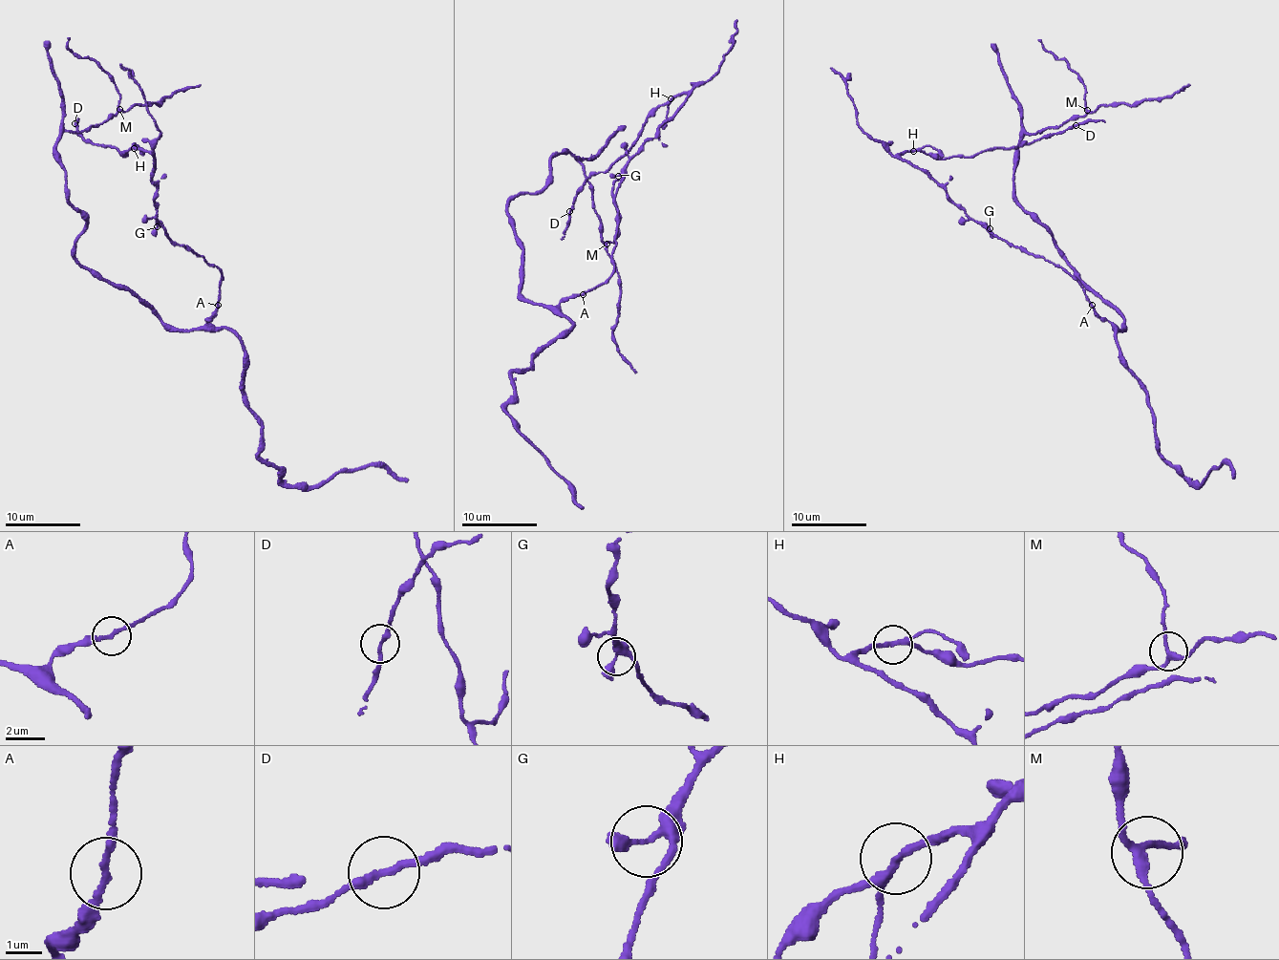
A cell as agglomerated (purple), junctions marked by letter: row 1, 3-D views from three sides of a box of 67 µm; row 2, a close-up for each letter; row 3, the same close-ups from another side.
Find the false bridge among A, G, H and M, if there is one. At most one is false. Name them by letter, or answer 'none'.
none

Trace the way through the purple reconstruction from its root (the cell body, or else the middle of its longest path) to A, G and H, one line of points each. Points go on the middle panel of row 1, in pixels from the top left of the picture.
A: (543, 306), (556, 306), (570, 296), (583, 294)
G: (543, 306), (556, 306), (594, 288), (613, 272), (617, 216), (614, 195), (624, 178), (618, 176)
H: (543, 306), (594, 288), (613, 272), (616, 187), (627, 162), (688, 95), (671, 99)

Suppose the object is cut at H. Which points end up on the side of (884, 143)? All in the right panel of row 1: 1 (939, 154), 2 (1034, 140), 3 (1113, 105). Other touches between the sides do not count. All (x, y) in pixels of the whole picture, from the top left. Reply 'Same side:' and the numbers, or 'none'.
Same side: 3

